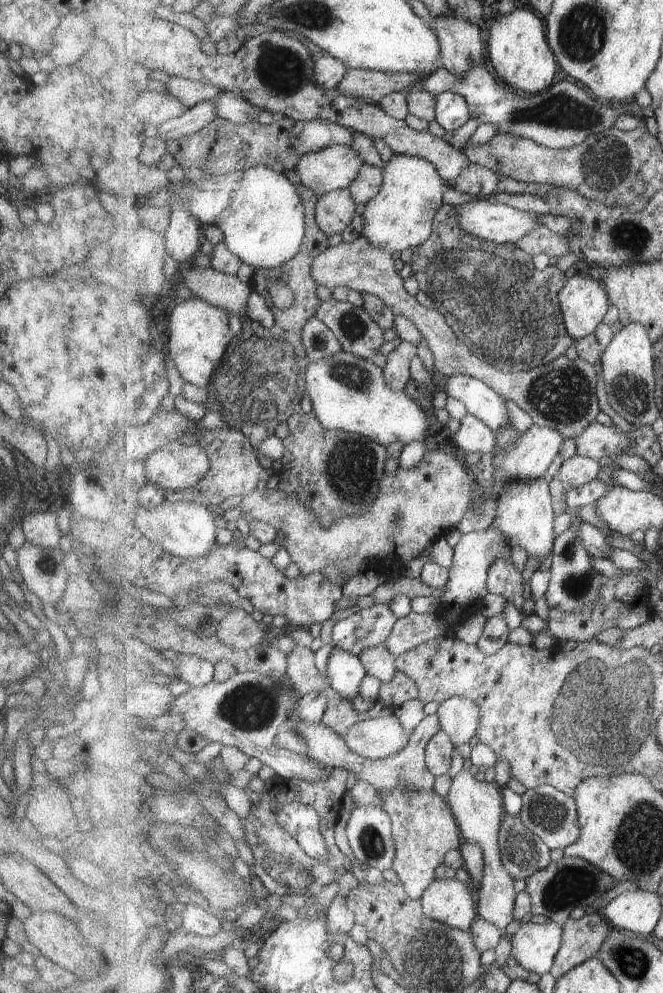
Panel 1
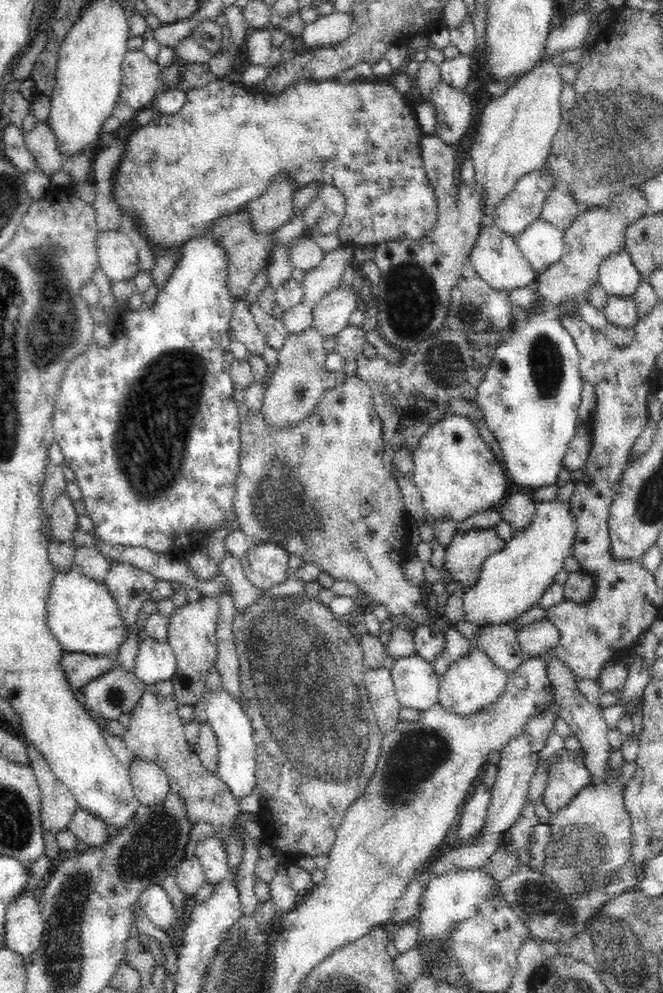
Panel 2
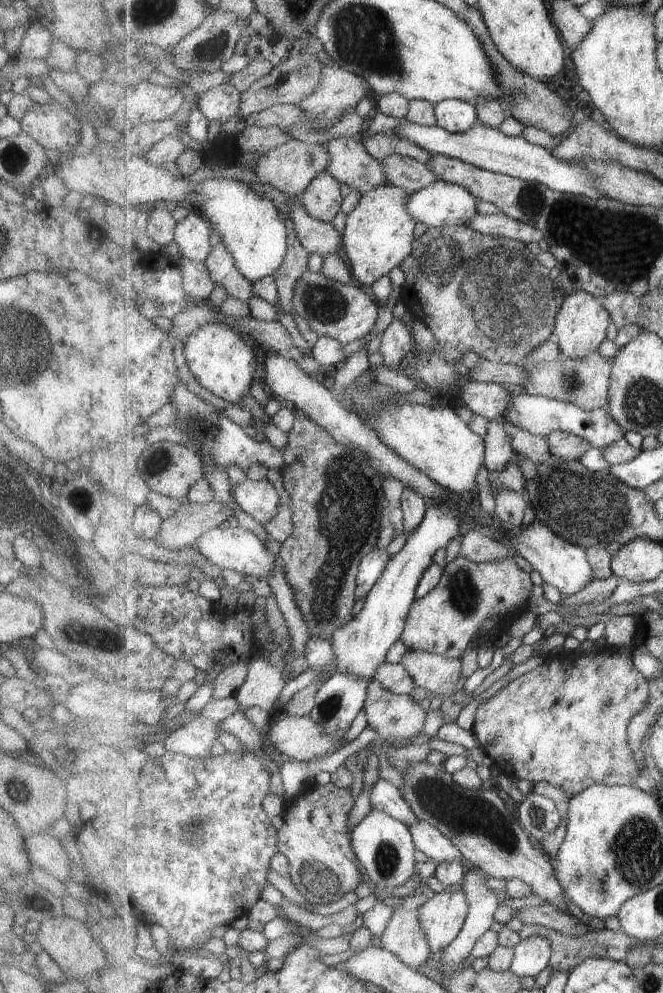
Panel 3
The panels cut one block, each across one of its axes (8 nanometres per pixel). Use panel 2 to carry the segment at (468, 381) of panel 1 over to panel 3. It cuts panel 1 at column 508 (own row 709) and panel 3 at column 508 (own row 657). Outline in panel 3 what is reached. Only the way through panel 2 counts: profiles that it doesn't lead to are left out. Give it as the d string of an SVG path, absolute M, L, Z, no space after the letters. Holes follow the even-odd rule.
M527 393L513 396L509 410L505 410L501 420L511 422L511 424L515 424L527 432L532 432L535 436L547 437L551 432L557 431L576 434L583 437L587 442L591 442L593 447L600 449L605 449L607 446L619 442L625 436L624 428L615 420L615 417L609 416L607 409L585 410L576 404Z

